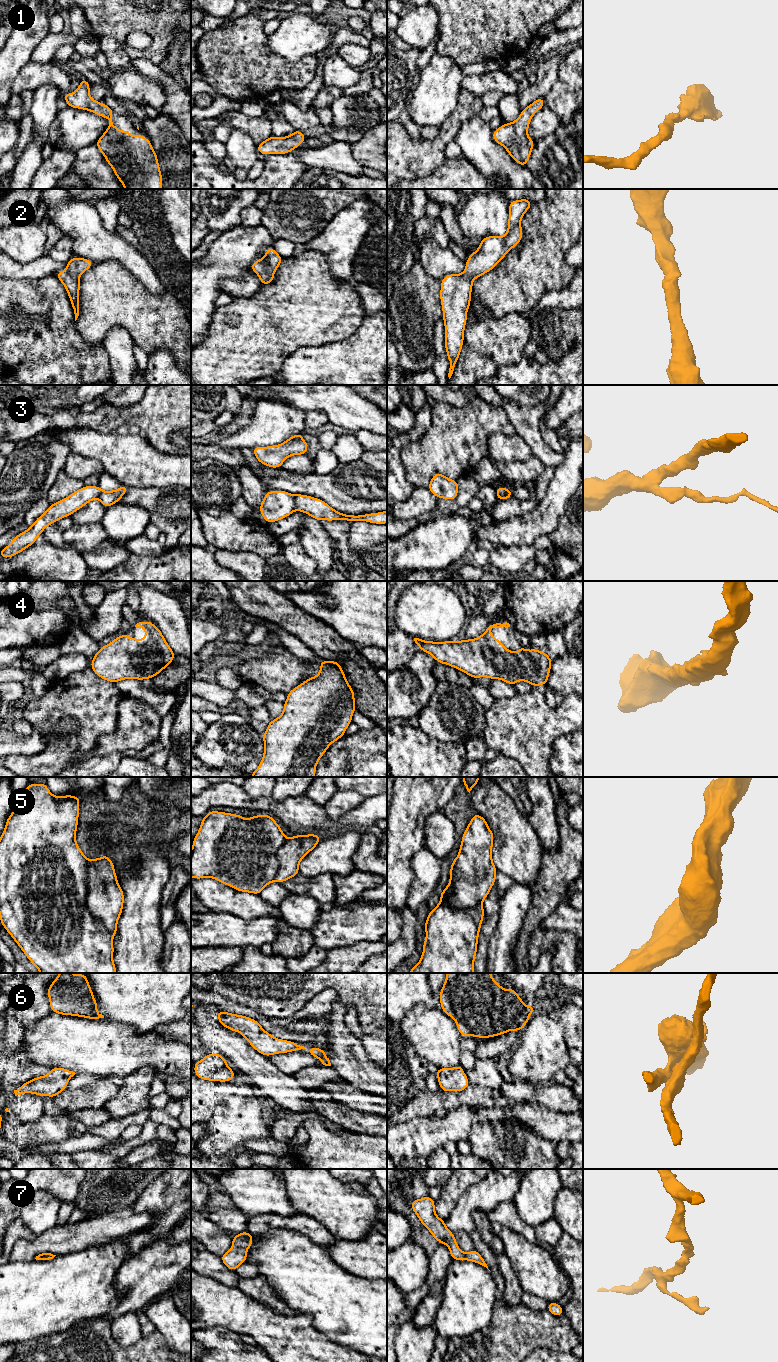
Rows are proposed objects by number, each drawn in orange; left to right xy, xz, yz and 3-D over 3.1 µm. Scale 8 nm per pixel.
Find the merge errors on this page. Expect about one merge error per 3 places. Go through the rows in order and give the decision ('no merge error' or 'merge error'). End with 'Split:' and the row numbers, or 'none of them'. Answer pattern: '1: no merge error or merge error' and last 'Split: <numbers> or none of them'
1: no merge error
2: no merge error
3: merge error
4: no merge error
5: no merge error
6: no merge error
7: no merge error
Split: 3

